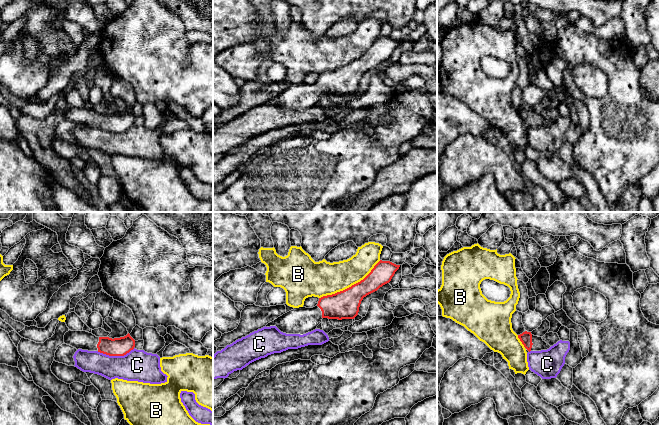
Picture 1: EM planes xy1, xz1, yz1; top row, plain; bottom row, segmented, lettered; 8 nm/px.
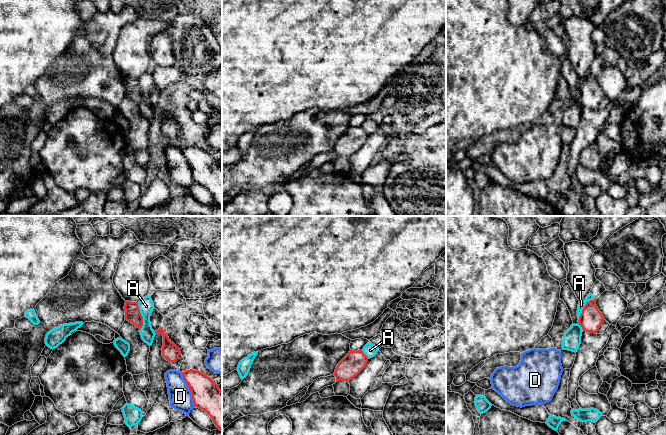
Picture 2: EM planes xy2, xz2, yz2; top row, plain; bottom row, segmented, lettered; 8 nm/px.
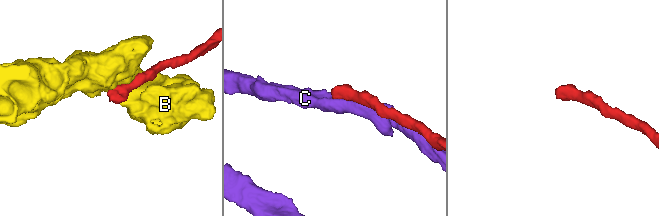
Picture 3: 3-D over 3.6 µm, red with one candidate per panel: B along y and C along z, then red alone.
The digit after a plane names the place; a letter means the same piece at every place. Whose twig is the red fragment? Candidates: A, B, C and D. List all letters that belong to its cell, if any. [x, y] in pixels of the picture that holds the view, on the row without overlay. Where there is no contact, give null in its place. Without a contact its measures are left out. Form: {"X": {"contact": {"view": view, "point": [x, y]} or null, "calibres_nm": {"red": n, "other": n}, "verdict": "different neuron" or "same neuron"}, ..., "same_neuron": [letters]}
{"A": {"contact": {"view": "xy2", "point": [141, 92]}, "calibres_nm": {"red": 130, "other": 120}, "verdict": "different neuron"}, "B": {"contact": {"view": "xz1", "point": [351, 62]}, "calibres_nm": {"red": 220, "other": 280}, "verdict": "different neuron"}, "C": {"contact": {"view": "xy1", "point": [115, 131]}, "calibres_nm": {"red": 150, "other": 260}, "verdict": "different neuron"}, "D": {"contact": {"view": "xy2", "point": [189, 165]}, "calibres_nm": {"red": 240, "other": 180}, "verdict": "different neuron"}, "same_neuron": []}

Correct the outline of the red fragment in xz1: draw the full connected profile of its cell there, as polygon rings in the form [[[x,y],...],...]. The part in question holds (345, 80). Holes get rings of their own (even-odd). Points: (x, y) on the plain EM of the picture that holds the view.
[[[380,36],[371,48],[351,63],[319,74],[313,84],[299,83],[283,90],[266,103],[276,102],[286,110],[306,110],[317,104],[323,94],[354,95],[359,88],[361,77],[367,71],[389,59],[400,41]]]

